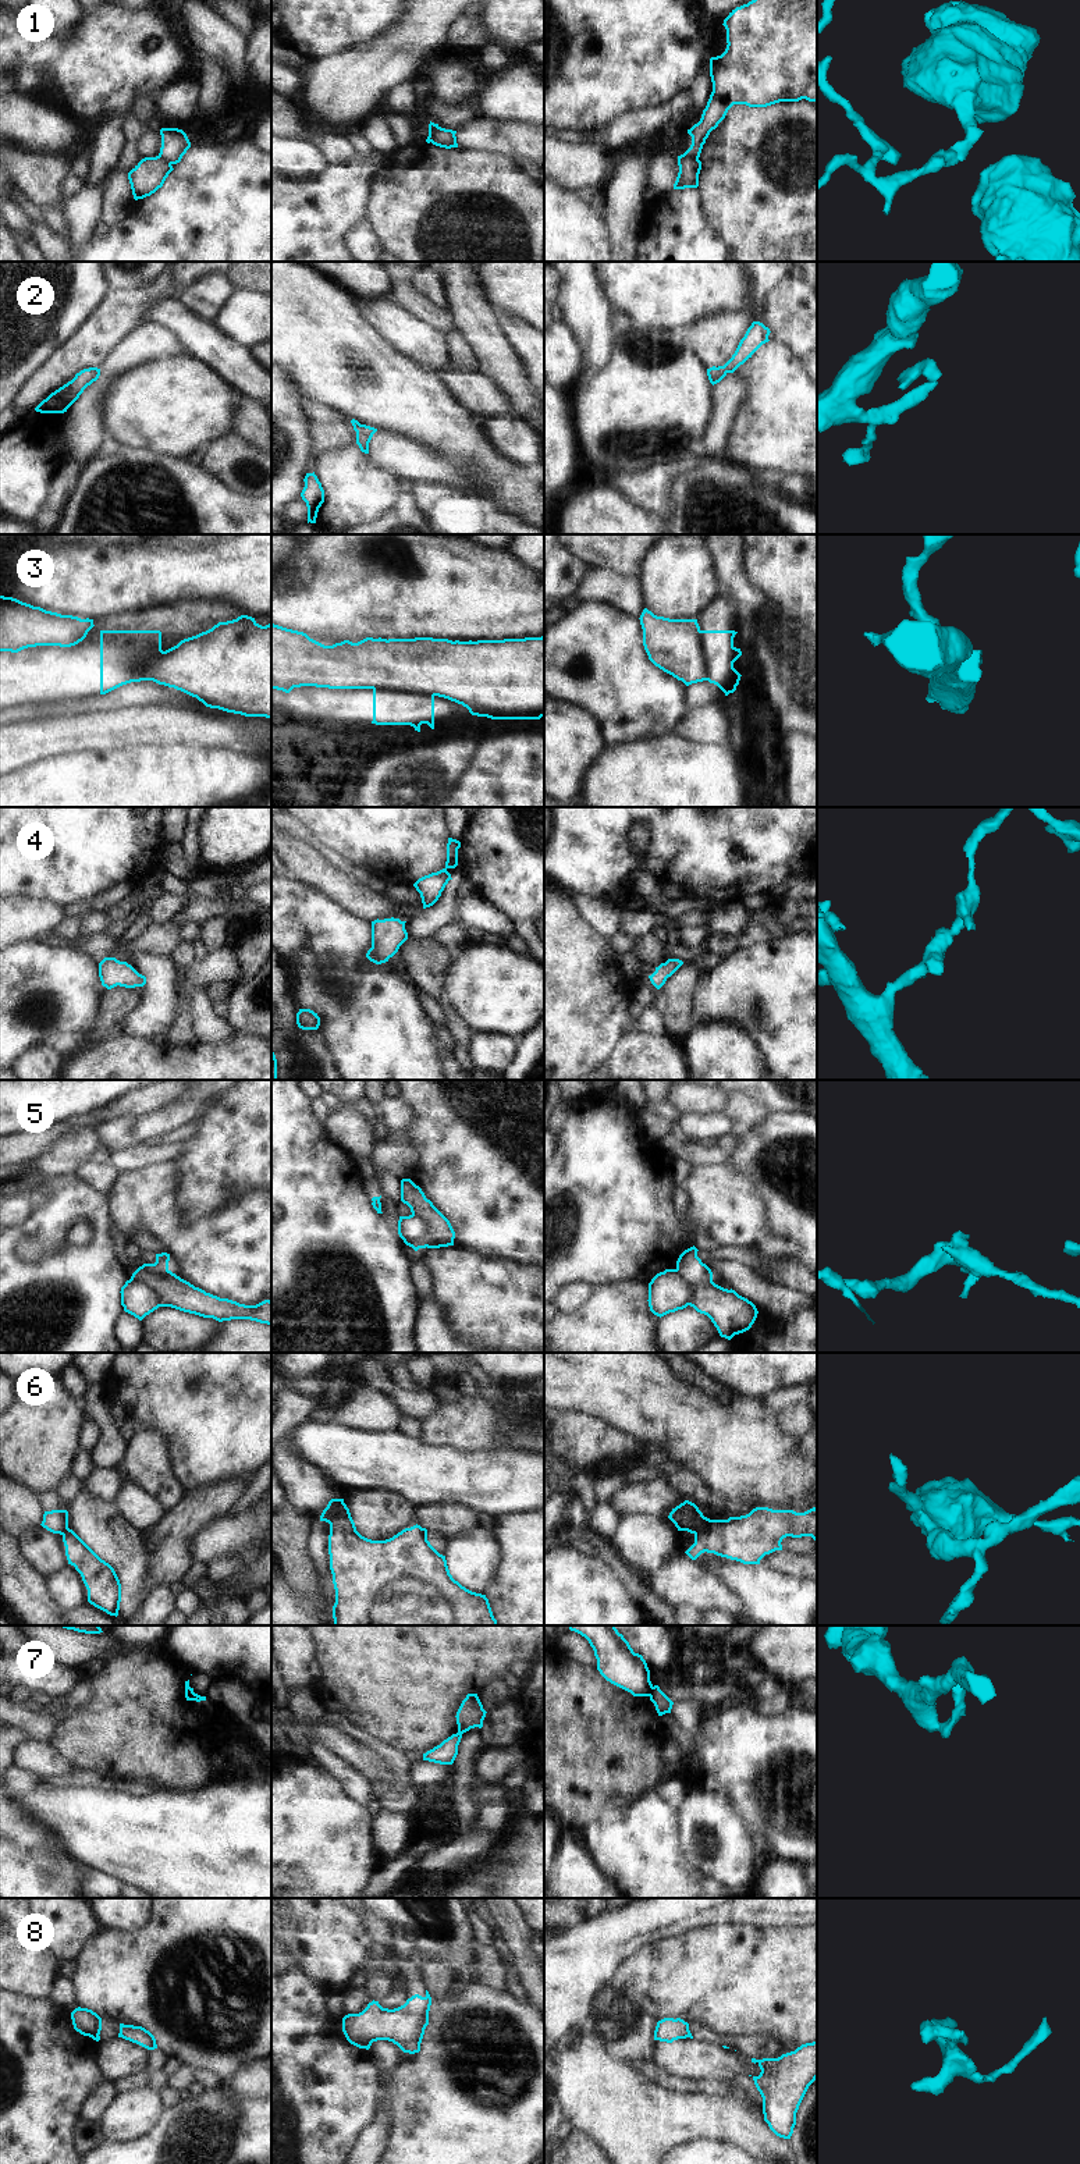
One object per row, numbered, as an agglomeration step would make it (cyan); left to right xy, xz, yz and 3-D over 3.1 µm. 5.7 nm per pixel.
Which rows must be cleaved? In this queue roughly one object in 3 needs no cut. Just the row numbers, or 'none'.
1, 3, 5, 6, 7

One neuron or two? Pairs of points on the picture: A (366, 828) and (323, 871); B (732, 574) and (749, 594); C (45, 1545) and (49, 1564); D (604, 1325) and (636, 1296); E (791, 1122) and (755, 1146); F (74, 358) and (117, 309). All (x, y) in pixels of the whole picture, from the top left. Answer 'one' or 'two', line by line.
A: two
B: one
C: one
D: one
E: one
F: one

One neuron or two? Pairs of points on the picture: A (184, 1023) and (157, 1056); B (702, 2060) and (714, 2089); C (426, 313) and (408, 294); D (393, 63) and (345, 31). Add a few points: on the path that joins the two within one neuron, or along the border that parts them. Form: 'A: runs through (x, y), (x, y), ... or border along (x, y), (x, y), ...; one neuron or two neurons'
A: border along (194, 1041), (177, 1047), (166, 1044); two neurons
B: border along (678, 2078), (716, 2079), (725, 2083); two neurons
C: runs through (423, 309), (412, 298); one neuron
D: border along (391, 27), (348, 50), (331, 54); two neurons

